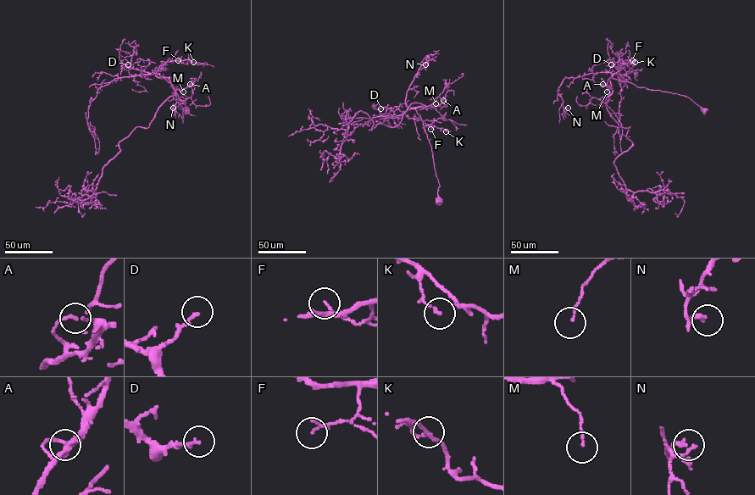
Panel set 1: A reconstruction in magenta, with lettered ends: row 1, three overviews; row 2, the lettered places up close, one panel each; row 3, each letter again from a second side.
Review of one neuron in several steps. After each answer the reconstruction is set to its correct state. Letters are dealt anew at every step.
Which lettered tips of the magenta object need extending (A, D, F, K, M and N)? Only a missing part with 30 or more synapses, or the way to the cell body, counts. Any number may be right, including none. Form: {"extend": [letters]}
{"extend": []}

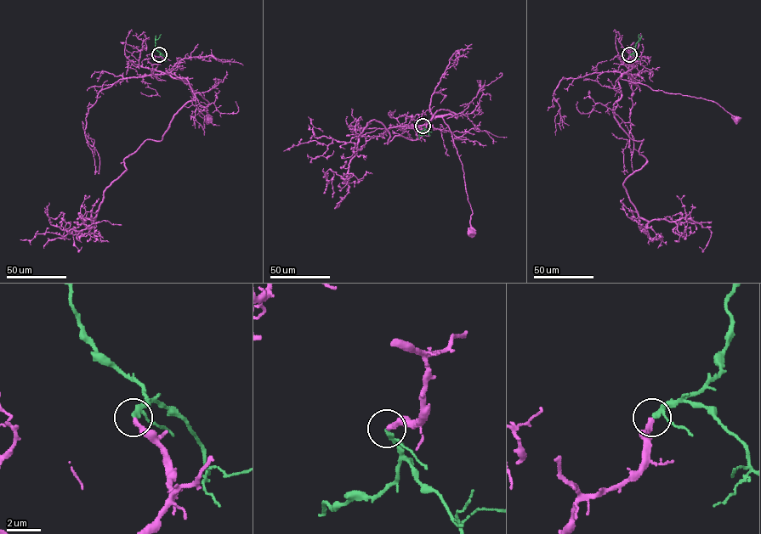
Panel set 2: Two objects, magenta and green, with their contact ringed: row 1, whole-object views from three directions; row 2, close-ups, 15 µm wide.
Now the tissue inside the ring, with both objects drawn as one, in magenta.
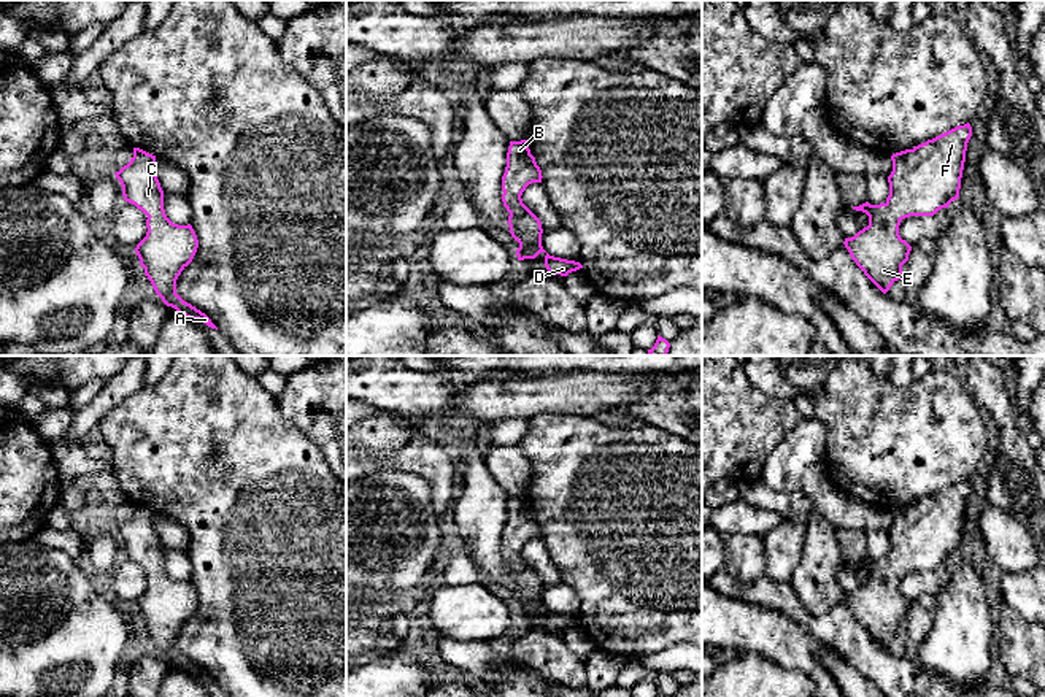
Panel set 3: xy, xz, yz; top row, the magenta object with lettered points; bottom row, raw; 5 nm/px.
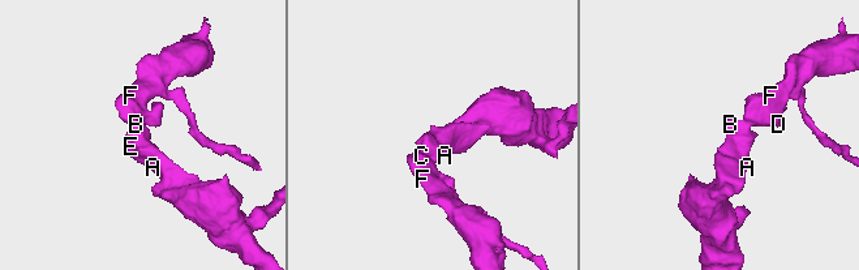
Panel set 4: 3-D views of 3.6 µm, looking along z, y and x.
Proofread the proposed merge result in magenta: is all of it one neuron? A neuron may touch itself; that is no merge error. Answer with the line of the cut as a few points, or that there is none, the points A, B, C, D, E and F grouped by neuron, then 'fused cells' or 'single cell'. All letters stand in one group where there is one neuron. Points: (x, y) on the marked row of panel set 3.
cut none; groups A B C D E F; single cell

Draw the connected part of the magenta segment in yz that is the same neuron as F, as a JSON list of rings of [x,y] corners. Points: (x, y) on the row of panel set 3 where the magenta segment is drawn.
[[[970,124],[958,125],[926,143],[891,156],[889,195],[885,203],[853,206],[869,216],[869,225],[843,245],[864,275],[886,294],[902,279],[912,246],[900,238],[900,221],[934,216],[959,198]]]

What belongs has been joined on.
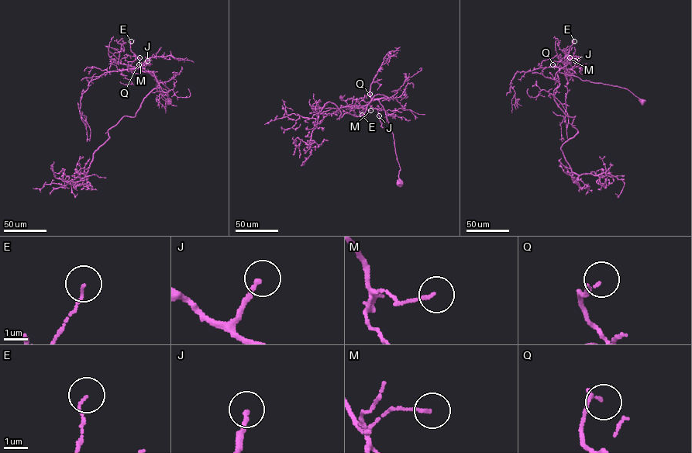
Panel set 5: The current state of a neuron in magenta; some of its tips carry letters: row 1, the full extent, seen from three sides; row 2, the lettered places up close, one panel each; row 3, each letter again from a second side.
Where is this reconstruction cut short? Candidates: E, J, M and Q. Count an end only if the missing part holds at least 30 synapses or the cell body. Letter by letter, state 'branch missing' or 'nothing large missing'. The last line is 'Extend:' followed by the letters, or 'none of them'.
E: nothing large missing
J: branch missing
M: nothing large missing
Q: branch missing
Extend: J, Q

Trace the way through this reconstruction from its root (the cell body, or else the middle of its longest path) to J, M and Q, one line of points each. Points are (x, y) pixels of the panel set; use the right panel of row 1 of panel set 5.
J: (642, 100), (626, 88), (582, 80), (559, 71), (568, 60), (575, 60)
M: (642, 100), (624, 88), (582, 80), (559, 72), (566, 66), (559, 61), (566, 54), (569, 57)
Q: (642, 100), (624, 88), (582, 80), (559, 72), (559, 68), (552, 64)

